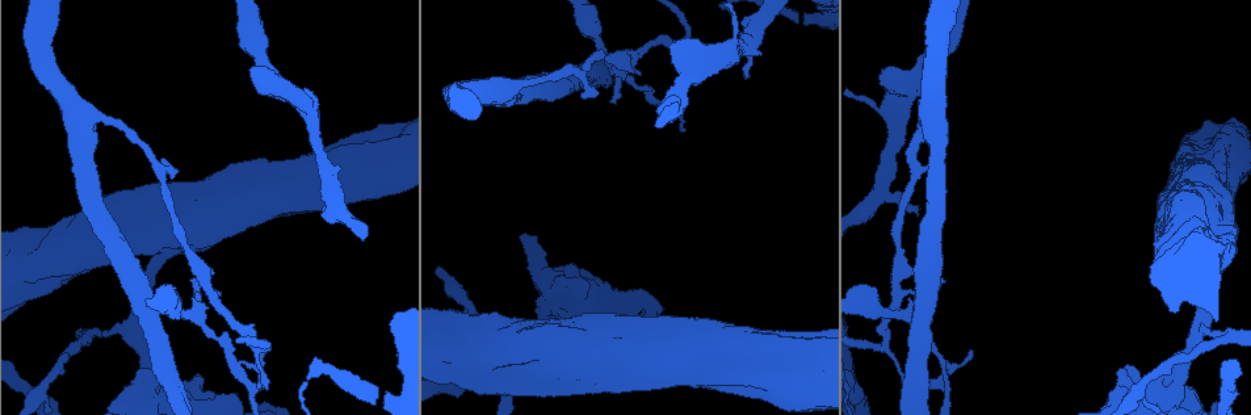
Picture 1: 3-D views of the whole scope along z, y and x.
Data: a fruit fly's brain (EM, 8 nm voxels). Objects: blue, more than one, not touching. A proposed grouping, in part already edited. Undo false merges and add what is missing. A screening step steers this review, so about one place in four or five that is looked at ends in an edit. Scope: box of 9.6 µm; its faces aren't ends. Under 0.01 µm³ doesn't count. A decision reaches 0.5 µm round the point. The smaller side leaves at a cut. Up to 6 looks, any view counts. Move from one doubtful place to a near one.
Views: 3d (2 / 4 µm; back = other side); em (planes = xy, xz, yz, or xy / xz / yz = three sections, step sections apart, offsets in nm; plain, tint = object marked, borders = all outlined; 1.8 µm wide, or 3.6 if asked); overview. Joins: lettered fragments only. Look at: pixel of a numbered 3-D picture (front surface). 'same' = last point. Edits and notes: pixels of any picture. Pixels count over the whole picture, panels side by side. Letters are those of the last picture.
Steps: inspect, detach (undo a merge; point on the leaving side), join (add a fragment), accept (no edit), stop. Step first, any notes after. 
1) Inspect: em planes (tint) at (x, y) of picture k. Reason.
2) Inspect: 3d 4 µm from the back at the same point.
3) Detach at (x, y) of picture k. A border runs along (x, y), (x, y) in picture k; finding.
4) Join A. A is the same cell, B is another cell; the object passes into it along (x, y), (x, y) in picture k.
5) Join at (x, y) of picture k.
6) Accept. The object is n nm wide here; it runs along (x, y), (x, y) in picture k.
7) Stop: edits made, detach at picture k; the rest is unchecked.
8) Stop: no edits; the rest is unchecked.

Inspect: em planes (borders) at (916, 217) of picture 1. Branch stops here.

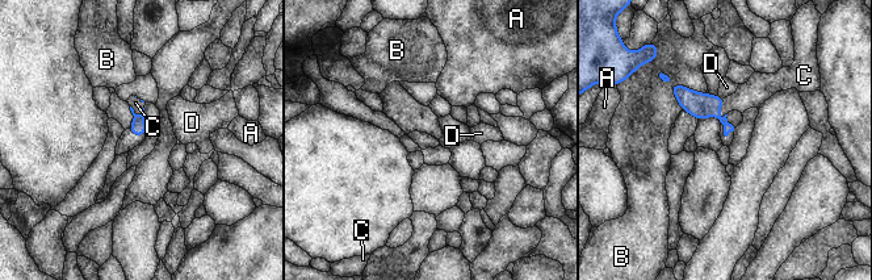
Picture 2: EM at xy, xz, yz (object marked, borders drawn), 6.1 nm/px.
Join C. The longest contact is with B, 300 nm; C is the same cell, A, B and D are other cells; the object passes into it along (700, 105), (720, 108), (753, 93) in picture 2; the neuron continues.

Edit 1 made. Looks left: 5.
Inspect: overview. See it whole again.

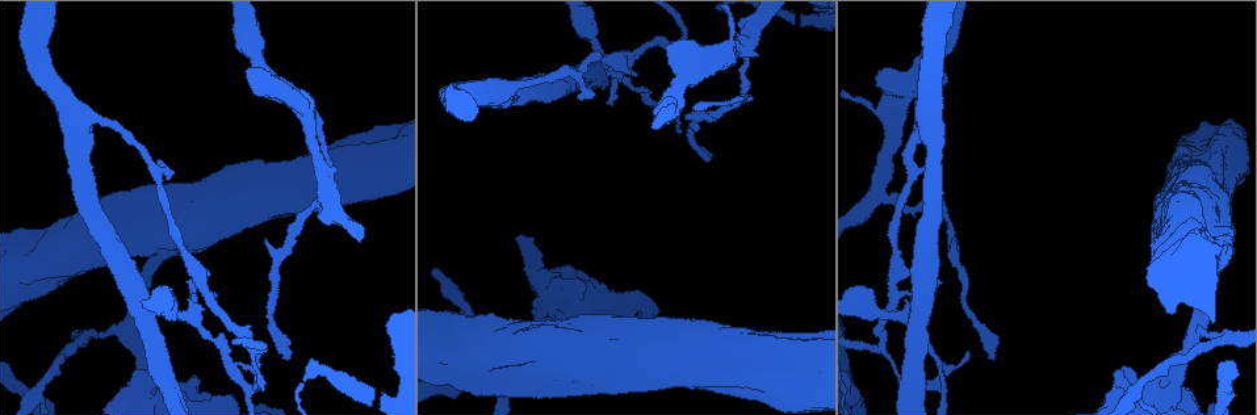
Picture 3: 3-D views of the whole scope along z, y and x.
Inspect: em planes (borders) at (931, 386) of picture 3.

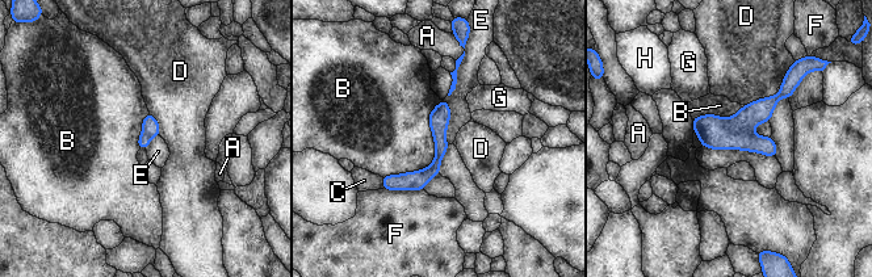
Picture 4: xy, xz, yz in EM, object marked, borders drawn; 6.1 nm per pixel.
Detach at (709, 129) of picture 4. A, B, C, D, E, F, G and H are other cells; a border runs along (721, 120), (730, 131), (747, 131) in picture 4; two neurons meet here.

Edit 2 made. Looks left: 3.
Stop: edits made, join at picture 2, detach at picture 4; the rest is unchecked.

